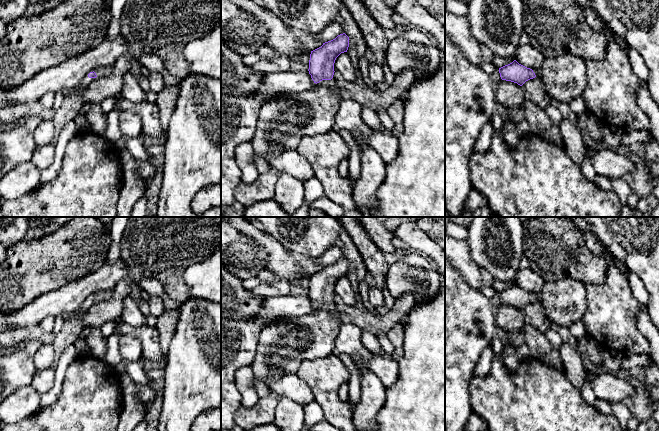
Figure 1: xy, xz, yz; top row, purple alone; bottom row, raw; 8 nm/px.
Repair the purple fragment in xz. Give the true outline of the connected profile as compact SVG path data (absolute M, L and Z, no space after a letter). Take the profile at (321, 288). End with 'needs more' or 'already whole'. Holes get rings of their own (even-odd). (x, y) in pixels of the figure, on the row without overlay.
M345 257L323 267L310 278L308 295L316 308L315 311L302 317L285 318L275 325L264 327L250 365L255 379L269 387L269 381L272 379L278 379L284 374L296 374L304 360L322 359L332 355L336 348L335 339L342 324L332 303L335 296L334 287L341 277L347 276L348 271L349 261Z | needs more

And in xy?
M113 290L111 291L99 291L93 296L90 296L87 301L80 305L80 307L74 311L75 317L84 313L94 302L100 301L106 298L110 298L113 295Z | needs more

